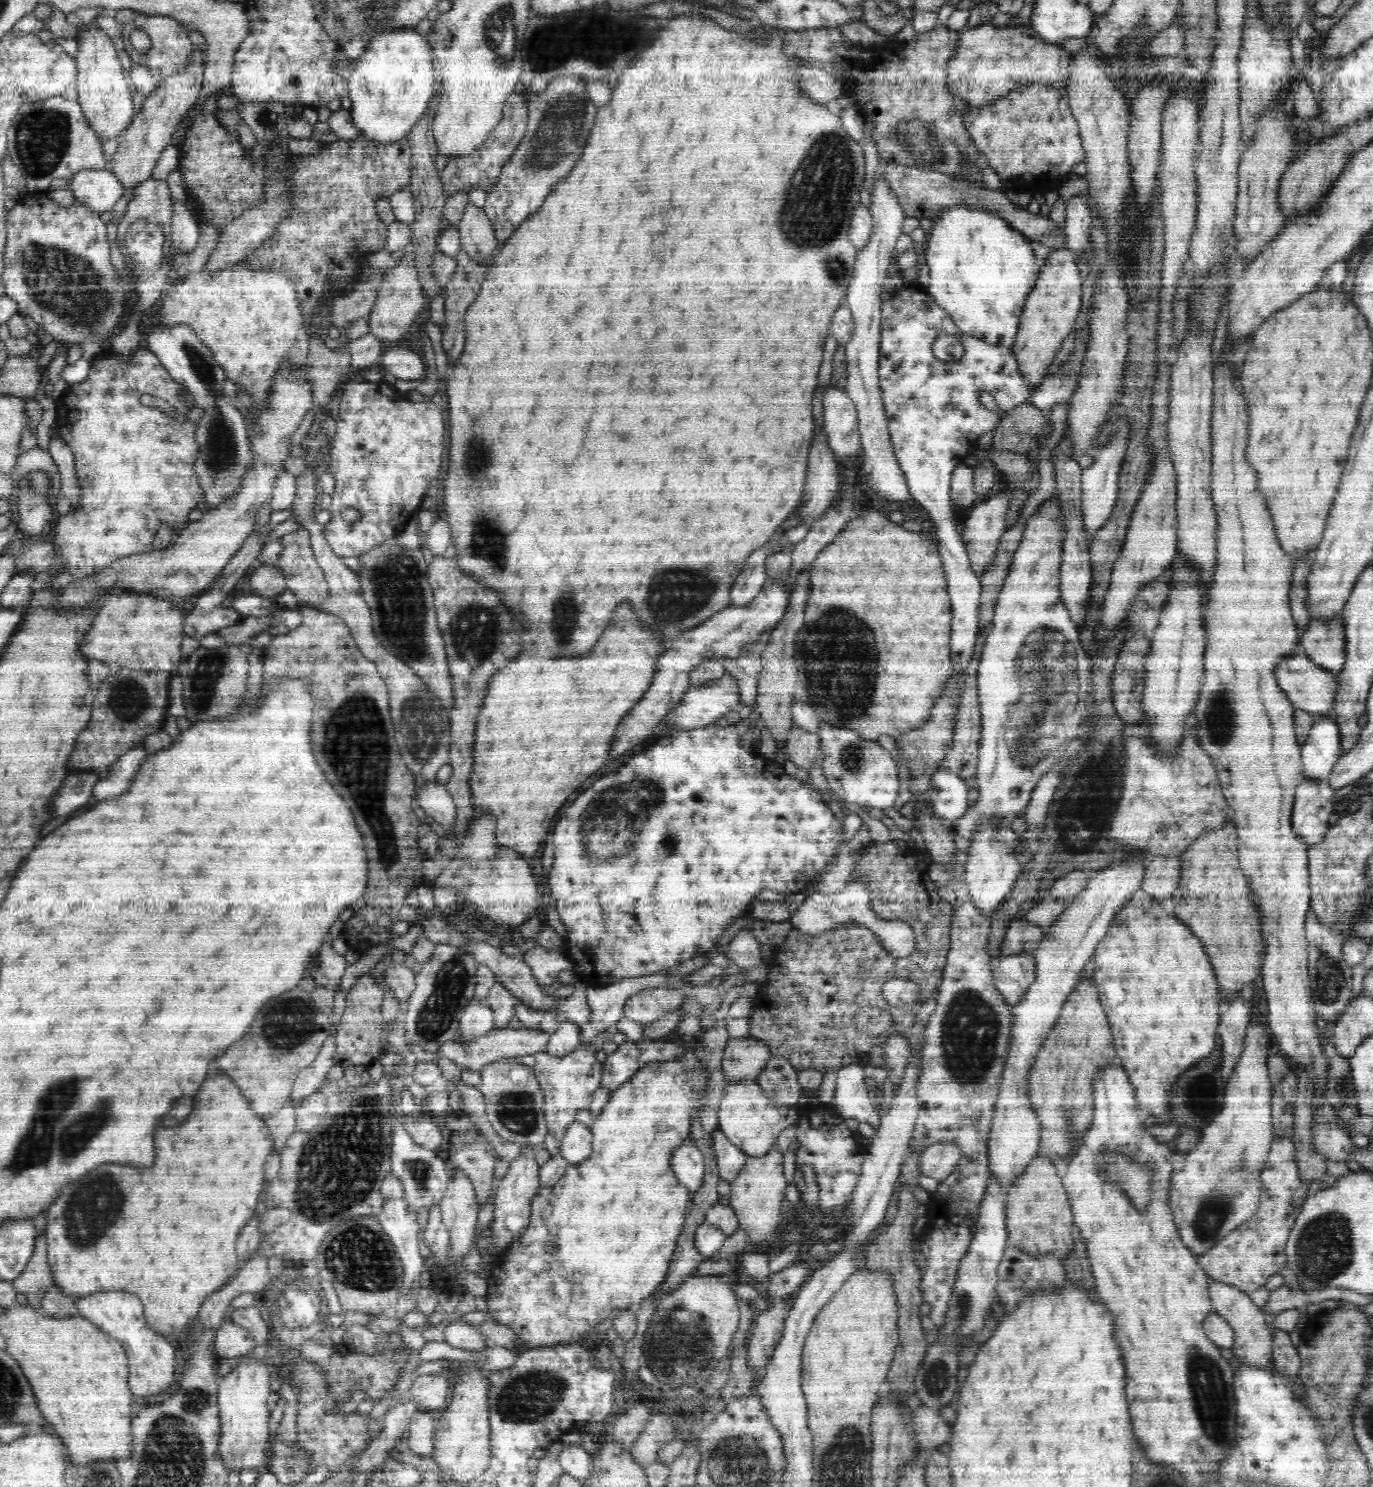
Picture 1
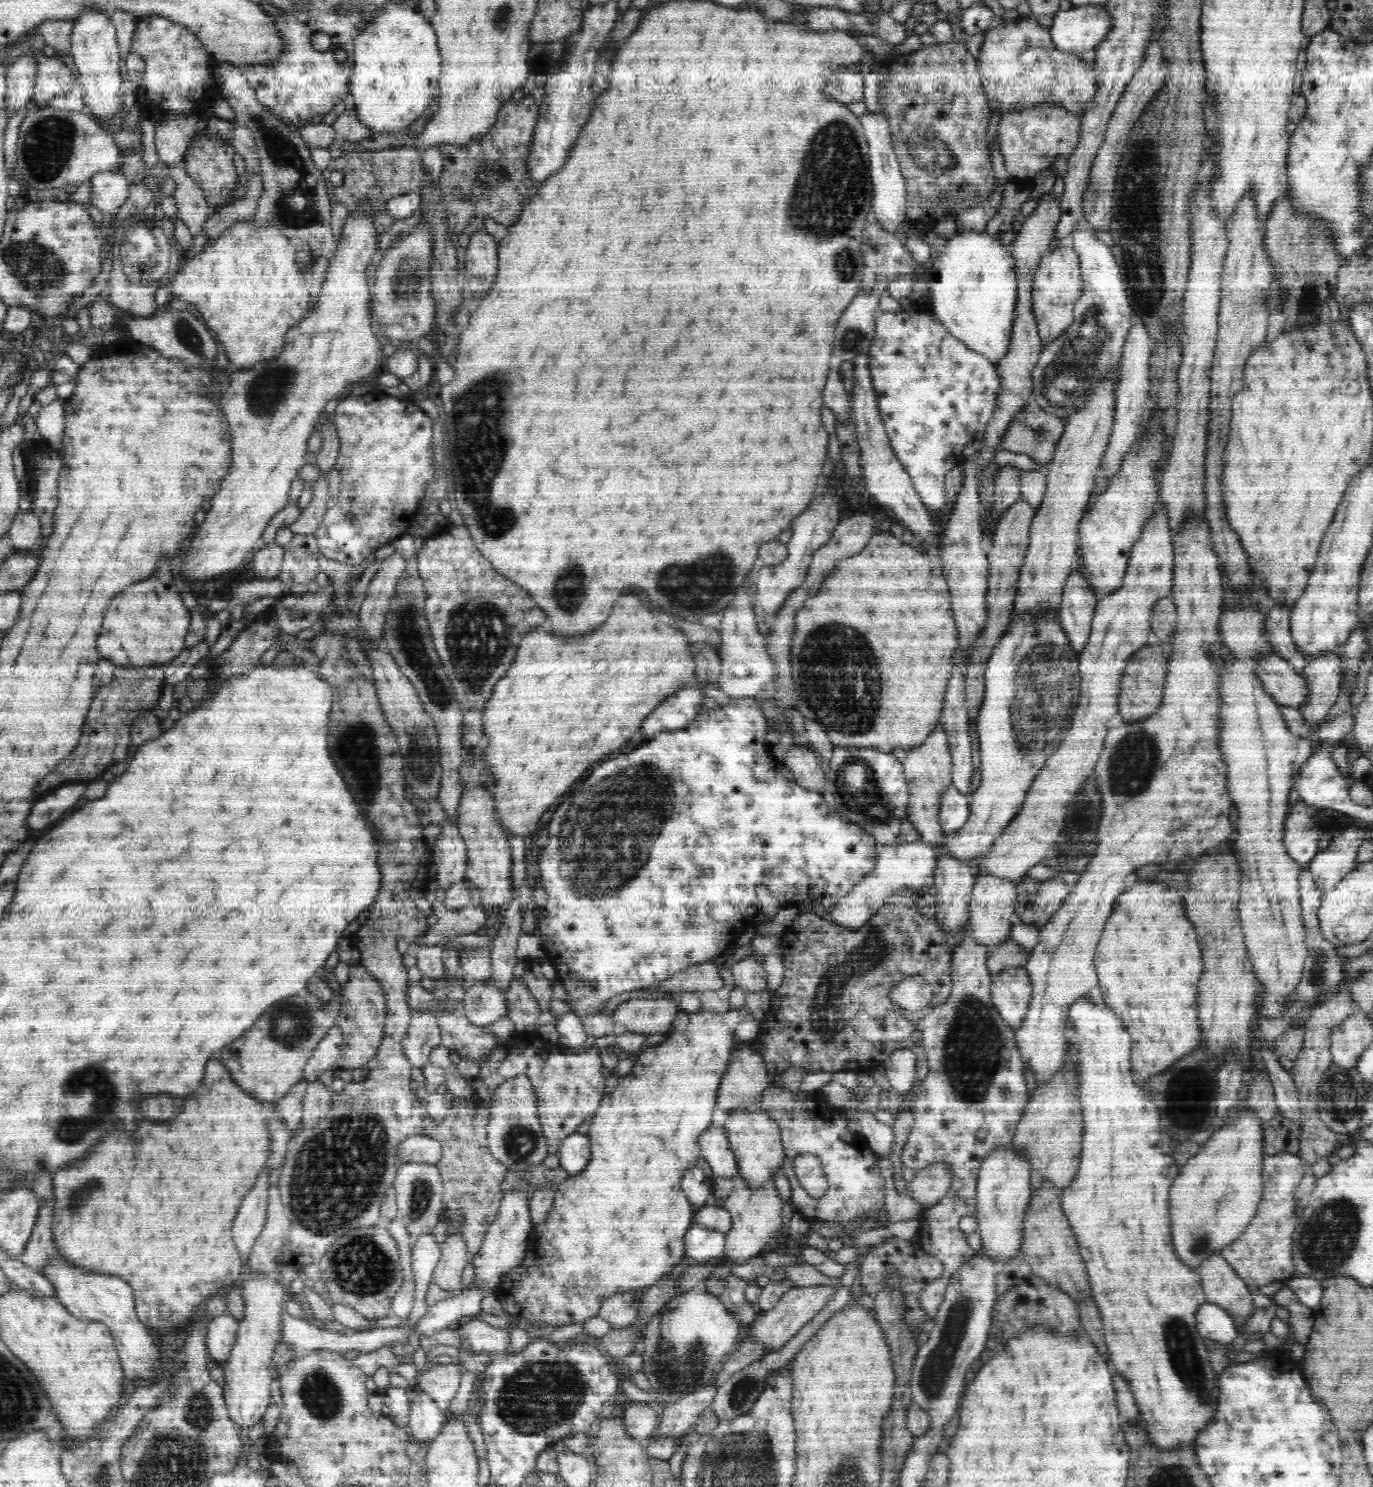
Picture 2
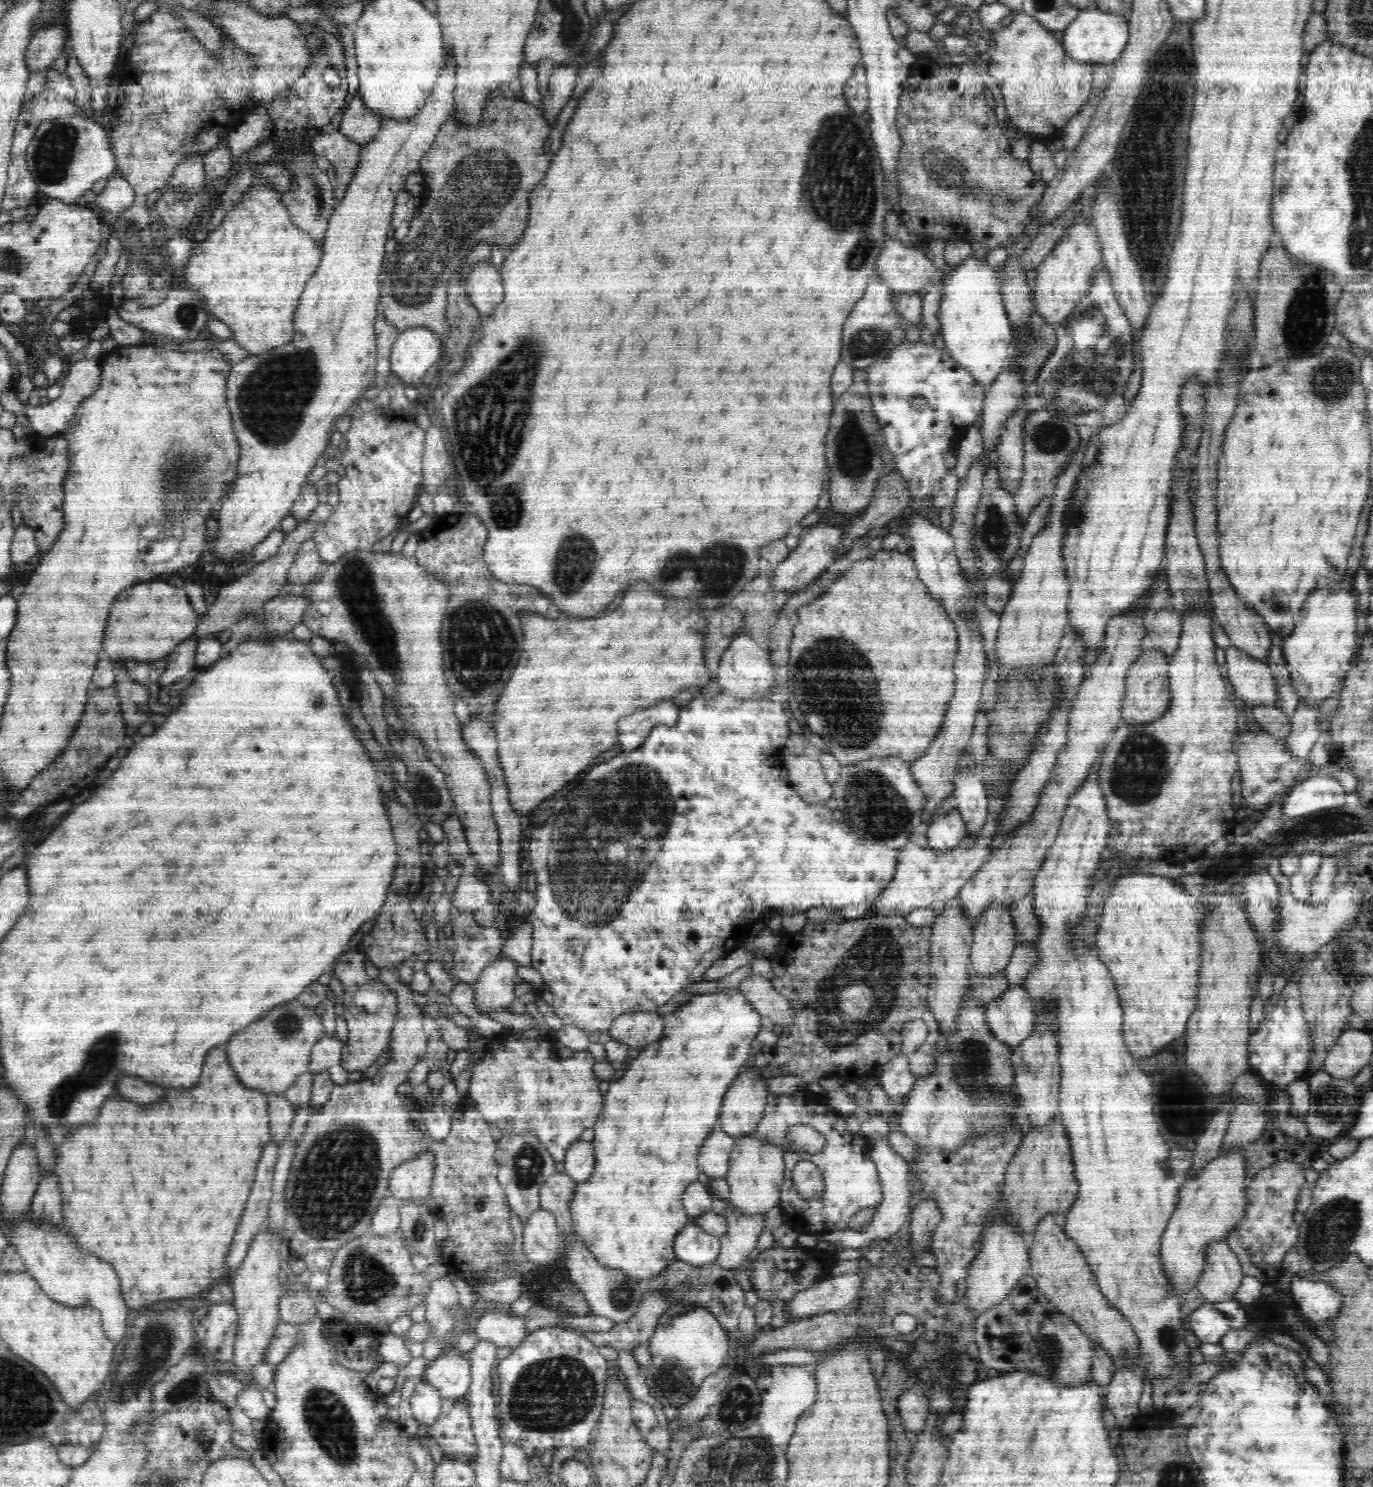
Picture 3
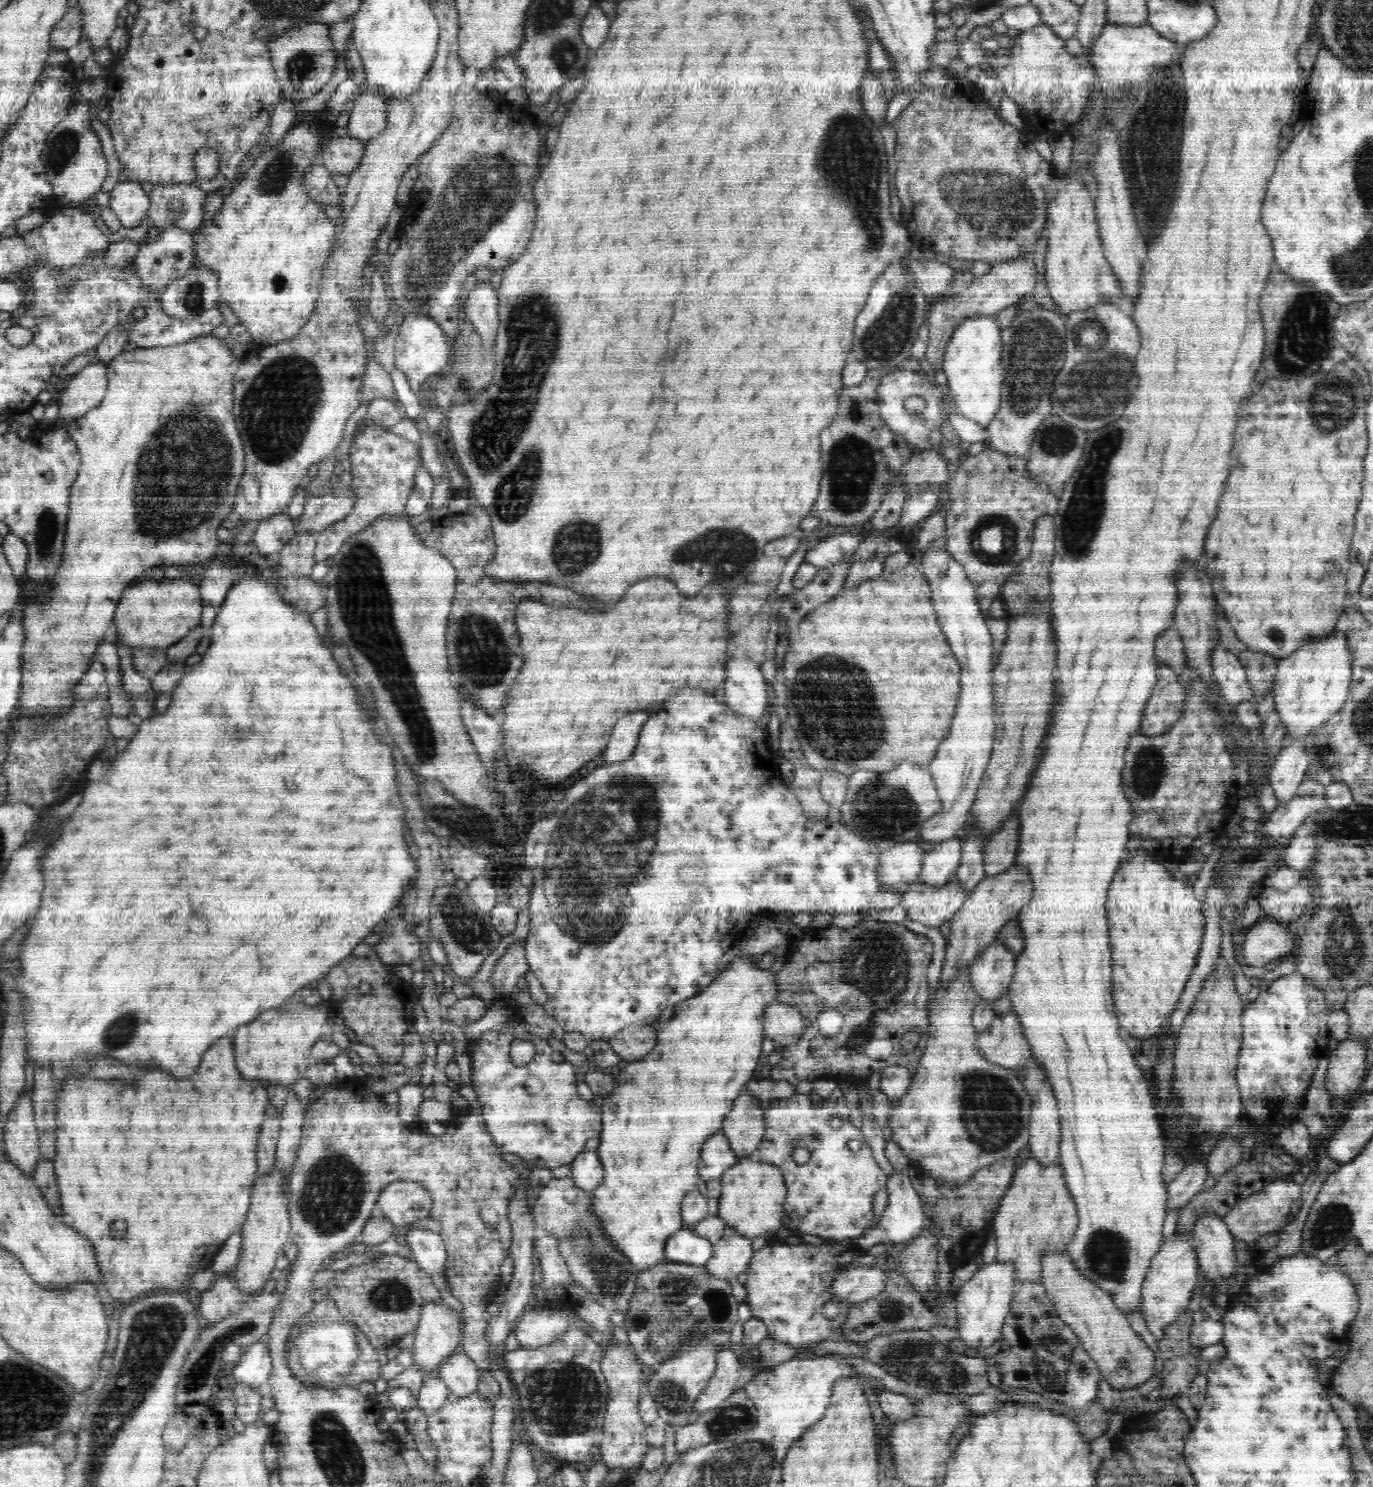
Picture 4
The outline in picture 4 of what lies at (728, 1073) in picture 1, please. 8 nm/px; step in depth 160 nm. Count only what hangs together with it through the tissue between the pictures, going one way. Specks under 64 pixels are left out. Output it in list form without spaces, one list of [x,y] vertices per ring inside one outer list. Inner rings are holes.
[[[746,1088],[742,1092],[744,1094],[736,1098],[734,1108],[721,1128],[737,1160],[753,1157],[765,1134],[760,1099],[748,1093]]]

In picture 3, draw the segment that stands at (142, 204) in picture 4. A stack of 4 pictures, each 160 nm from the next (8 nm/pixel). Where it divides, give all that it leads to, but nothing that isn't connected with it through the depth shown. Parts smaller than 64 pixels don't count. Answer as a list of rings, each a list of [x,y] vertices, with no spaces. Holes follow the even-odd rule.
[[[118,174],[110,177],[109,186],[98,195],[96,205],[104,212],[122,213],[132,207],[135,200],[131,185]]]

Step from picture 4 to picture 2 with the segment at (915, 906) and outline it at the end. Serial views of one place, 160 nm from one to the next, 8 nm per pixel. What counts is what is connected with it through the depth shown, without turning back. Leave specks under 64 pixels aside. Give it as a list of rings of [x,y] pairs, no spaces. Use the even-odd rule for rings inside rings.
[[[1028,622],[1028,624],[1012,624],[1010,632],[1007,632],[1006,629],[1003,634],[999,636],[998,642],[996,642],[996,646],[994,646],[994,650],[992,650],[992,654],[990,654],[990,658],[988,658],[984,668],[985,694],[983,695],[983,704],[979,711],[979,717],[977,718],[977,734],[979,736],[981,759],[979,772],[982,774],[982,781],[980,786],[978,786],[972,794],[970,814],[966,824],[950,833],[946,844],[944,844],[954,857],[961,859],[965,864],[968,864],[968,862],[970,862],[972,858],[976,858],[976,856],[987,854],[991,846],[996,842],[1000,834],[1002,834],[1002,831],[1013,821],[1013,818],[1017,816],[1018,812],[1020,812],[1026,794],[1033,785],[1034,780],[1038,777],[1038,773],[1041,772],[1041,768],[1045,765],[1045,762],[1049,760],[1053,752],[1061,745],[1061,742],[1065,740],[1065,736],[1068,734],[1070,725],[1073,722],[1074,712],[1078,706],[1077,702],[1081,689],[1079,668],[1079,656],[1076,655],[1074,648],[1070,647],[1070,641],[1068,641],[1061,624],[1058,624],[1058,622],[1046,622],[1046,624],[1040,624],[1040,626],[1034,626],[1034,624],[1030,624],[1030,622]],[[922,840],[896,845],[883,845],[875,859],[873,871],[868,871],[851,890],[839,899],[837,905],[829,908],[831,920],[835,925],[844,926],[848,930],[858,930],[886,904],[886,900],[906,887],[913,889],[915,894],[928,893],[928,888],[934,884],[935,846]]]

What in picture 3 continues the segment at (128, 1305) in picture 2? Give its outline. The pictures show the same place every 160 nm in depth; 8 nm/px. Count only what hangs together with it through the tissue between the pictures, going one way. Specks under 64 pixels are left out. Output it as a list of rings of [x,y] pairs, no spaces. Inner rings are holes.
[[[29,1214],[18,1226],[10,1228],[7,1241],[20,1254],[26,1265],[26,1272],[37,1280],[40,1288],[52,1300],[70,1308],[88,1305],[96,1309],[101,1314],[103,1329],[110,1341],[118,1342],[120,1338],[124,1338],[124,1332],[128,1332],[128,1305],[121,1294],[120,1275],[108,1262],[88,1257],[63,1230],[54,1229],[47,1224],[33,1226]]]

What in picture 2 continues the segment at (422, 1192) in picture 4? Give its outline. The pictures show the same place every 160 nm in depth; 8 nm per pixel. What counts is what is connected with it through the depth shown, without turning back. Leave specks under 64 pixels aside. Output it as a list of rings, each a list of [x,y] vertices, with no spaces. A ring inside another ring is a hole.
[[[413,1135],[399,1145],[397,1157],[400,1164],[418,1163],[435,1166],[443,1157],[442,1145],[433,1137]]]

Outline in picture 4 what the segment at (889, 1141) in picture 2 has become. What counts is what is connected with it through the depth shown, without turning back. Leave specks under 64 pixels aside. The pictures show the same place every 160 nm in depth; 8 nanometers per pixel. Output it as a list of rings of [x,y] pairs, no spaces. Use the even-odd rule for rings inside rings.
[[[895,1171],[886,1182],[886,1190],[889,1193],[889,1202],[882,1216],[876,1220],[874,1226],[866,1229],[856,1239],[852,1238],[852,1246],[866,1250],[868,1247],[878,1243],[906,1243],[920,1236],[920,1230],[928,1227],[928,1216],[922,1209],[922,1200],[916,1193],[911,1183],[909,1172]]]

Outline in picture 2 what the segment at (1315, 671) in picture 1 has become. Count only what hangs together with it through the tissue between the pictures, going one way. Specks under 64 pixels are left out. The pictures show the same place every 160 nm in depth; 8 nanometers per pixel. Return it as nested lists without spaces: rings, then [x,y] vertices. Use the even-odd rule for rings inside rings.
[[[1275,655],[1261,657],[1257,674],[1261,676],[1262,684],[1265,684],[1264,689],[1278,704],[1300,708],[1312,696],[1304,674],[1289,660]]]

